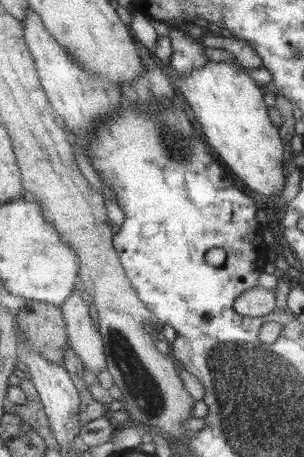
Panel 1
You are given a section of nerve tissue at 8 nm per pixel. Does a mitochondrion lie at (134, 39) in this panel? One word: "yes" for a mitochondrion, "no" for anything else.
no

